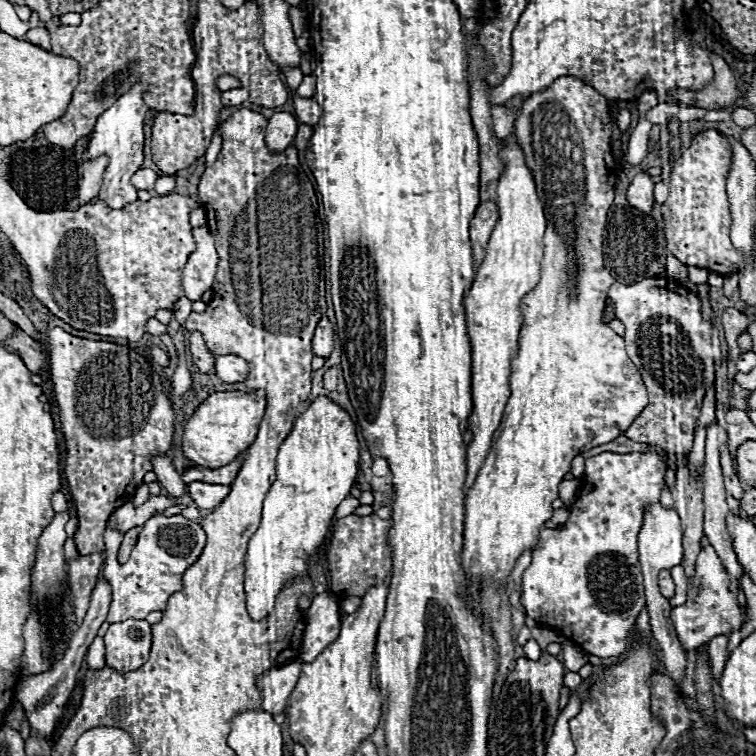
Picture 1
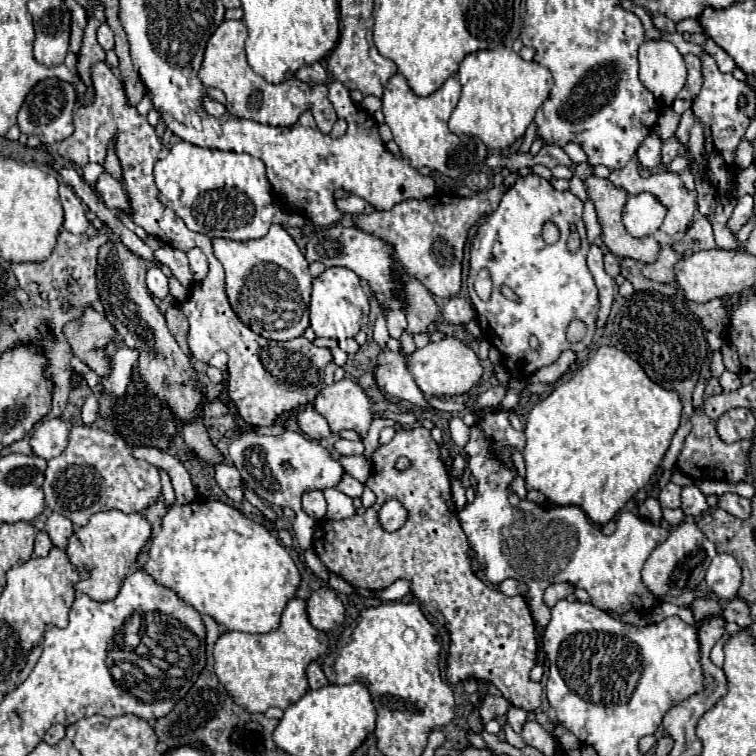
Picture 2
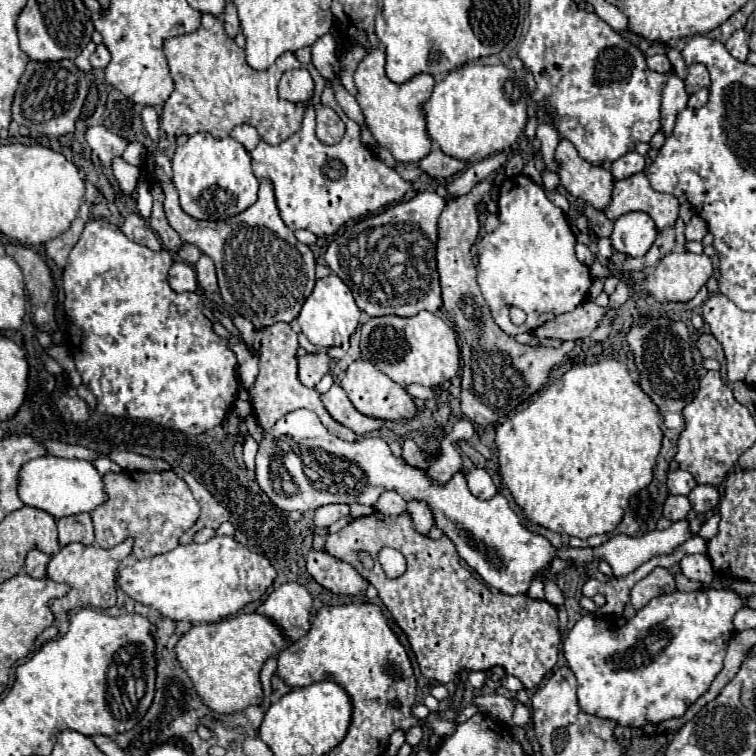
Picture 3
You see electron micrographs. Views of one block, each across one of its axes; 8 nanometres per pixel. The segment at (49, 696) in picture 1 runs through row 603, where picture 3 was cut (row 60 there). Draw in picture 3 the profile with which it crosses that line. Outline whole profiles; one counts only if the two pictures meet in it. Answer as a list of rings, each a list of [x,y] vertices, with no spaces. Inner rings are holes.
[[[98,44],[96,50],[94,50],[94,54],[90,56],[92,68],[106,68],[108,62],[110,62],[110,52],[108,52],[108,48],[106,48],[104,44]]]

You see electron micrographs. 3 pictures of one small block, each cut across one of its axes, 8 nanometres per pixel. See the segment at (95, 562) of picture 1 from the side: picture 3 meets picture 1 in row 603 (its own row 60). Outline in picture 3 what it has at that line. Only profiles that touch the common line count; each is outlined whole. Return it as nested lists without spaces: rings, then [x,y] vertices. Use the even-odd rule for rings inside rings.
[[[90,42],[90,44],[78,54],[78,58],[74,60],[74,64],[76,64],[80,70],[84,70],[84,72],[92,72],[92,66],[90,66],[90,54],[94,52],[94,48],[96,48],[96,44]]]

